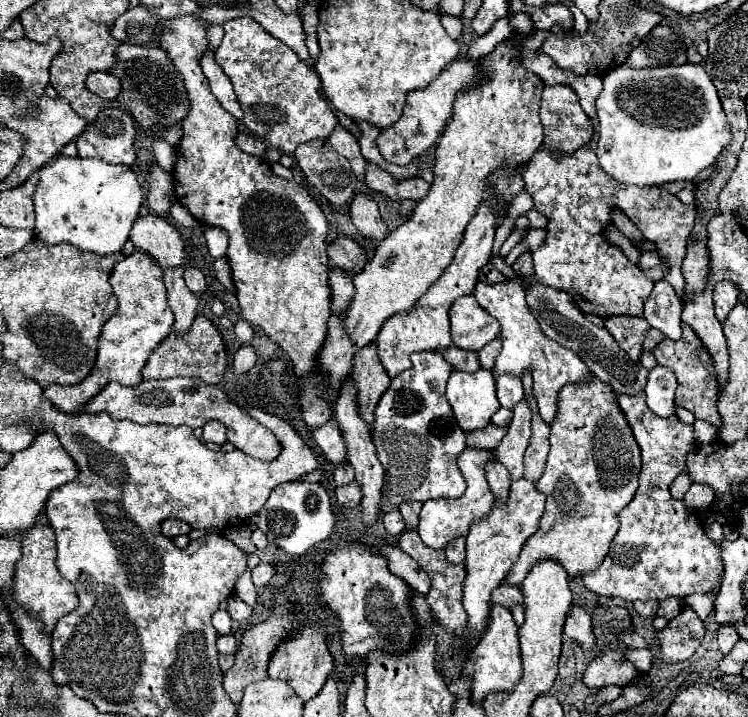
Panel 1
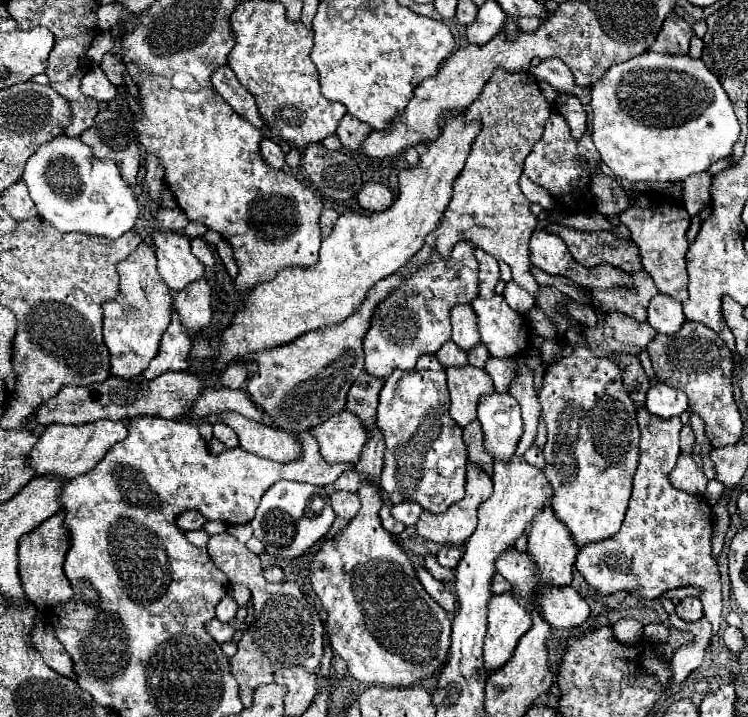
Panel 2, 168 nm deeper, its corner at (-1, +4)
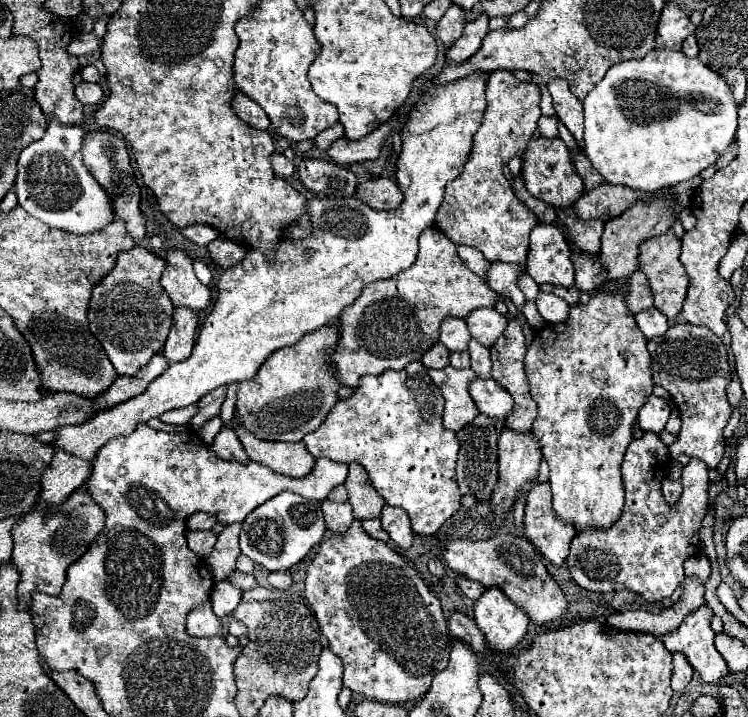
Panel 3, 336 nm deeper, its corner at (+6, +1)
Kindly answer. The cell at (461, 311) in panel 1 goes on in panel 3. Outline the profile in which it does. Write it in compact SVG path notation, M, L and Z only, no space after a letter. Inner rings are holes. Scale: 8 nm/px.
M445 318L441 324L441 334L439 334L439 342L447 346L449 352L463 352L467 342L469 342L471 334L467 330L465 320L461 318Z

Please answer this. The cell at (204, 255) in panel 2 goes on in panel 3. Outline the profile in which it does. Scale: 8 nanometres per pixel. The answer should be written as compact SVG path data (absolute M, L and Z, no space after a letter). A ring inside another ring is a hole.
M195 260L193 266L195 266L197 278L201 280L205 286L209 286L209 284L211 284L211 270L209 266L206 263L201 262L201 260Z

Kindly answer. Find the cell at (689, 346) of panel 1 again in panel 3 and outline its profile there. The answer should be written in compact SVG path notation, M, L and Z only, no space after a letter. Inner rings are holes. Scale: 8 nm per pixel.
M675 324L663 336L649 340L647 348L653 360L653 382L673 396L683 422L677 442L669 446L671 458L677 460L679 454L687 454L703 460L707 468L717 468L725 454L723 430L731 414L731 406L725 396L731 368L721 338L705 326Z

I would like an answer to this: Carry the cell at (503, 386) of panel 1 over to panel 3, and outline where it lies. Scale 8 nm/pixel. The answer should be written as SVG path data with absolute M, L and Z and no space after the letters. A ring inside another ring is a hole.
M475 338L469 340L469 354L471 354L471 370L475 370L477 376L491 378L491 358L489 358L489 348L481 346Z

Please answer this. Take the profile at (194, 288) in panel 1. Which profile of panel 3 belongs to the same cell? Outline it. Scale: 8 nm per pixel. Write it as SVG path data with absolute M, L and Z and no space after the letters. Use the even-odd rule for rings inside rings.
M175 308L173 326L163 346L163 356L167 358L167 362L183 362L191 356L197 336L197 322L197 314L193 314L191 310Z

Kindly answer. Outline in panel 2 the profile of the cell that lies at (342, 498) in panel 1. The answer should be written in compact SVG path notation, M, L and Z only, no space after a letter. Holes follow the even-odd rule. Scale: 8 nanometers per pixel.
M334 491L330 495L330 503L332 503L332 509L338 517L344 517L344 519L352 519L358 509L360 509L360 499L356 493L344 493L344 491Z

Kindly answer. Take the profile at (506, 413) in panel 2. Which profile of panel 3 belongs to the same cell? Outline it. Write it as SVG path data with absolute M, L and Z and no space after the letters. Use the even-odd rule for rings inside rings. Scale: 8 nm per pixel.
M475 378L469 384L469 394L475 400L481 414L505 420L513 408L511 394L501 388L493 378Z

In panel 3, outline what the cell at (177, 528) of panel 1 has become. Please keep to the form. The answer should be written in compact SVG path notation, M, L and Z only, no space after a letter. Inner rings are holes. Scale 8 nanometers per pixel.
M197 512L187 520L187 528L189 530L211 530L215 526L217 518L213 514L205 514L205 512Z

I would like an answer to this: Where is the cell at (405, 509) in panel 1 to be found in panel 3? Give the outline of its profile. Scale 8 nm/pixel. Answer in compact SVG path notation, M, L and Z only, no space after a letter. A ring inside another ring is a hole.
M385 506L383 514L381 514L381 524L383 524L383 530L391 536L391 540L399 548L409 548L413 544L413 530L411 530L411 522L409 522L405 510Z

